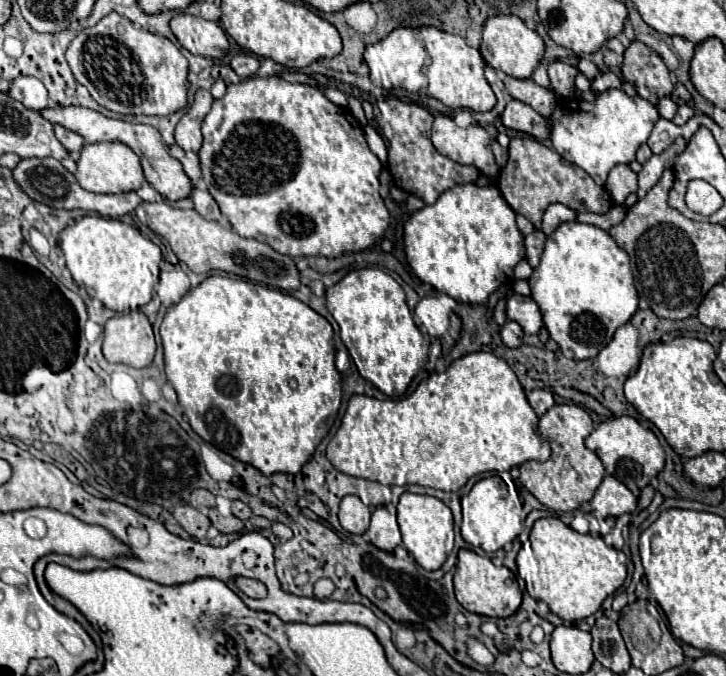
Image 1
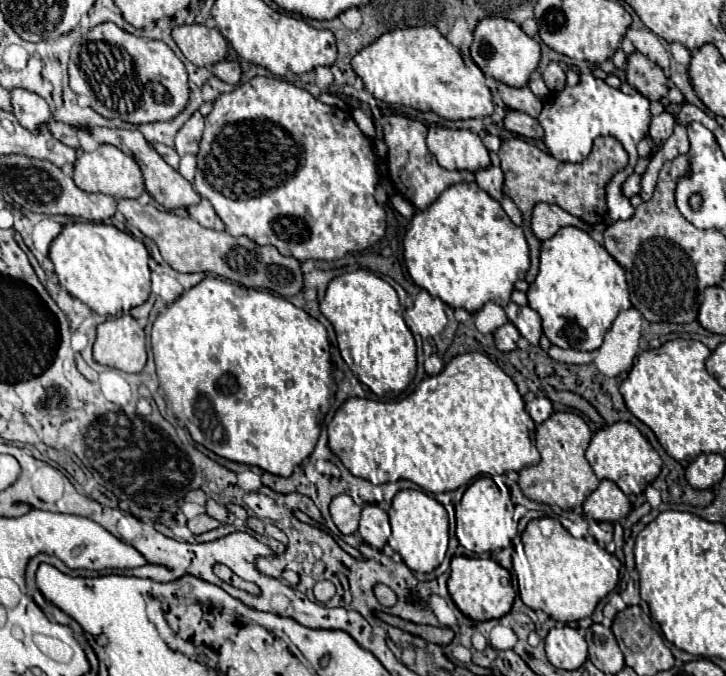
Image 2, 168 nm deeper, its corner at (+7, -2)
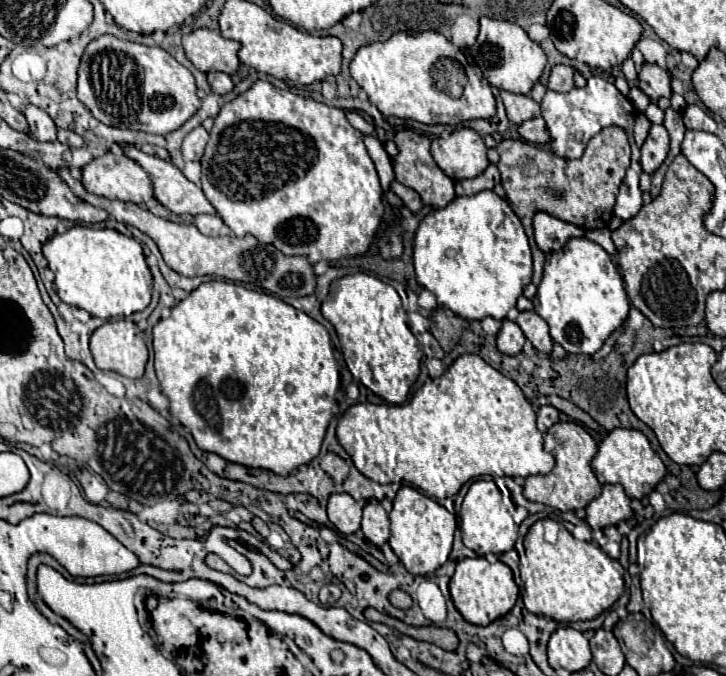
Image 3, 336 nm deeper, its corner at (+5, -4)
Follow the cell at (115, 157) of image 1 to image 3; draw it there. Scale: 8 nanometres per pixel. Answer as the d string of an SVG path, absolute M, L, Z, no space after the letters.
M108 151L100 159L94 159L90 165L86 165L82 169L82 185L94 195L102 195L106 199L130 201L130 203L136 203L136 205L144 205L146 201L150 201L154 197L152 181L146 175L146 171L136 161L128 159L126 155L116 155L112 151Z

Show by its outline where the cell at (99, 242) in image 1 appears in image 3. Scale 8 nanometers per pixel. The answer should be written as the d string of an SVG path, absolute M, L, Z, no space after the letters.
M76 225L62 235L60 233L54 235L44 245L44 257L48 259L48 267L54 273L54 285L56 285L58 297L68 305L74 305L78 309L88 311L92 317L100 317L100 319L128 317L136 311L144 311L150 303L152 273L146 265L142 245L136 239L126 237L114 229Z

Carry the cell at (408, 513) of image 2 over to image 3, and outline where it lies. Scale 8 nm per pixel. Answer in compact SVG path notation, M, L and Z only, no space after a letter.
M400 487L393 501L390 519L390 547L404 563L412 575L432 575L440 565L449 559L452 549L457 520L454 514L448 513L440 503L426 497L414 487Z

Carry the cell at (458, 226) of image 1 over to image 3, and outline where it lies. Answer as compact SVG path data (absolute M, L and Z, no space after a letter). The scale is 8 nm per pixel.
M480 191L472 197L456 197L446 207L434 209L426 215L414 239L414 267L418 283L436 295L440 307L448 307L464 319L478 321L484 317L504 321L532 277L532 257L524 227L510 205L494 191Z

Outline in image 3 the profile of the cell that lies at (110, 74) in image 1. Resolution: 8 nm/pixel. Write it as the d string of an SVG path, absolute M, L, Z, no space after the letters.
M102 35L94 39L78 69L78 99L104 125L166 135L180 129L198 109L194 75L160 47L146 47L132 41Z

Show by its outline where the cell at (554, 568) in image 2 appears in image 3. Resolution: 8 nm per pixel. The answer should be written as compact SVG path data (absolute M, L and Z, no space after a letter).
M547 518L542 529L542 521L536 521L523 540L525 556L519 556L523 603L529 612L542 613L558 623L596 619L624 593L624 567L616 559L610 559L594 541L578 541L560 525Z

